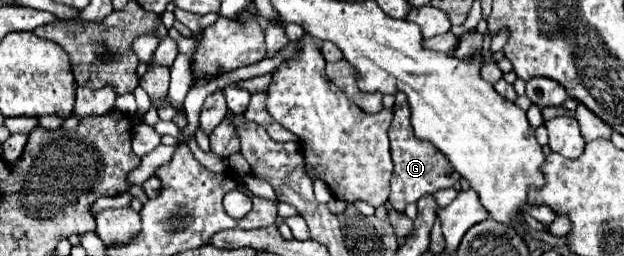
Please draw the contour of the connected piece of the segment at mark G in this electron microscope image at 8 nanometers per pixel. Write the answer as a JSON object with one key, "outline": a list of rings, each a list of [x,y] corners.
{"outline":[[[396,93],[396,105],[392,111],[394,111],[394,121],[388,129],[388,137],[390,137],[390,153],[394,161],[394,175],[392,175],[392,193],[388,201],[396,211],[402,213],[408,203],[416,203],[422,195],[452,187],[460,179],[460,175],[448,165],[446,157],[430,141],[422,141],[414,137],[410,125],[410,105],[404,93]]]}

